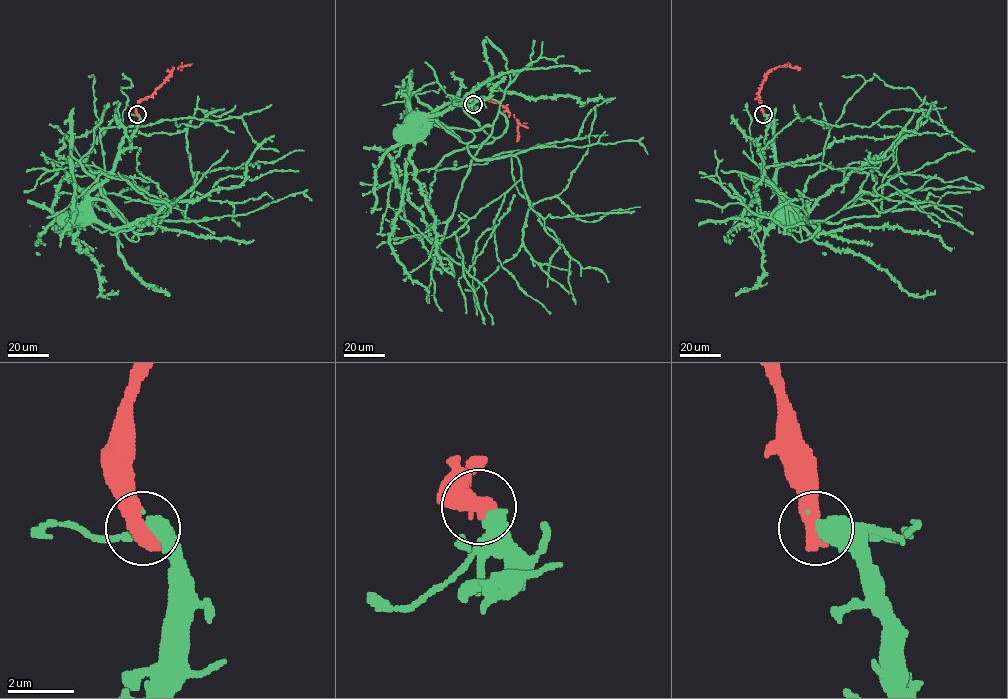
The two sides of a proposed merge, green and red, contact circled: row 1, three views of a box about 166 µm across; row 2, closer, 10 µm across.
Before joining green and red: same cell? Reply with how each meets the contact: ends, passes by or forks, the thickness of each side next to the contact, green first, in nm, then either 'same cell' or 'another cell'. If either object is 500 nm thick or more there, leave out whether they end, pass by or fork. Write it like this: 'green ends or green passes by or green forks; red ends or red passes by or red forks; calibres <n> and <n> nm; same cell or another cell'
calibres 500 and 600 nm; same cell

